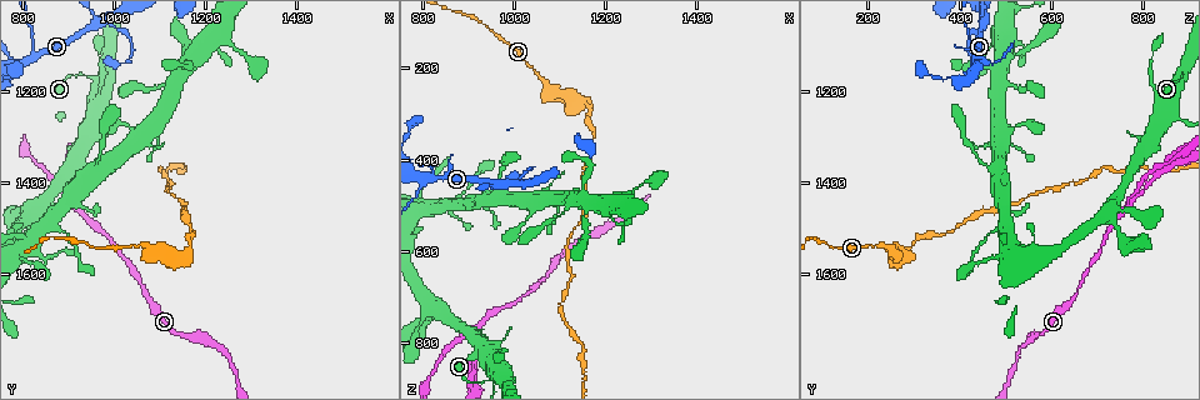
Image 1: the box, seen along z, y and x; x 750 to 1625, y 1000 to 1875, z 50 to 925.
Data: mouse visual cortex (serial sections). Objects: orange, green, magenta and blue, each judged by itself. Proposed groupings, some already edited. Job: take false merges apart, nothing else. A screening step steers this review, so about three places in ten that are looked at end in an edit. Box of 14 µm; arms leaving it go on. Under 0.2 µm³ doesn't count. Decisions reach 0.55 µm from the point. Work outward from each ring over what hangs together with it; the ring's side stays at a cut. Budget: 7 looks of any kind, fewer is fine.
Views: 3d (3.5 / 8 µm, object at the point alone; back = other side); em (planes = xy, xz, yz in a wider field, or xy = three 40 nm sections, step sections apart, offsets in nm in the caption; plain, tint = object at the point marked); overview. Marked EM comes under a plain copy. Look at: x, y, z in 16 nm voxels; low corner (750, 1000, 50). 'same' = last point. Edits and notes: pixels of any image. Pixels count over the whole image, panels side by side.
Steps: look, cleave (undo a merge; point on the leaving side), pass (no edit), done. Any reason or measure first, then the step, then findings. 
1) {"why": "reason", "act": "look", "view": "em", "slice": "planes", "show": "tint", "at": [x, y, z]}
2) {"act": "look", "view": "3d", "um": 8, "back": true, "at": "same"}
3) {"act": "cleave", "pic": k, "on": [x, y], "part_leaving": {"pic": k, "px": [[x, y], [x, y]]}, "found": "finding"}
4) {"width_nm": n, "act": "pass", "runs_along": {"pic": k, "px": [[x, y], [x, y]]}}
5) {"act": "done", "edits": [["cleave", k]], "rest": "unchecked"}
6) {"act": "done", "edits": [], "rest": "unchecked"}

{"why": "three arms meet", "act": "look", "view": "3d", "um": 3.5, "at": [920, 1445, 770]}

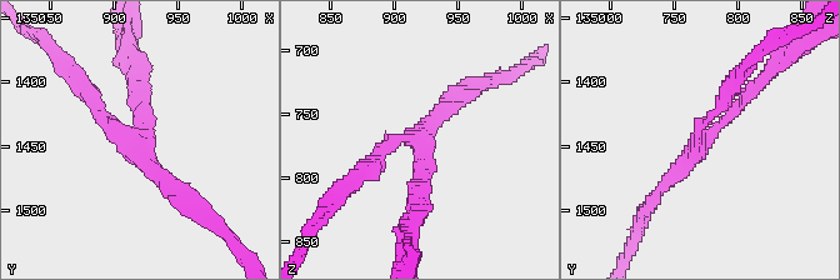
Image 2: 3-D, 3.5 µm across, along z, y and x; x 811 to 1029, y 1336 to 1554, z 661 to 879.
{"arms": 3, "arm_widths_nm": [150, 200, 200], "act": "look", "view": "em", "slice": "planes", "show": "tint", "at": [916, 1452, 768]}

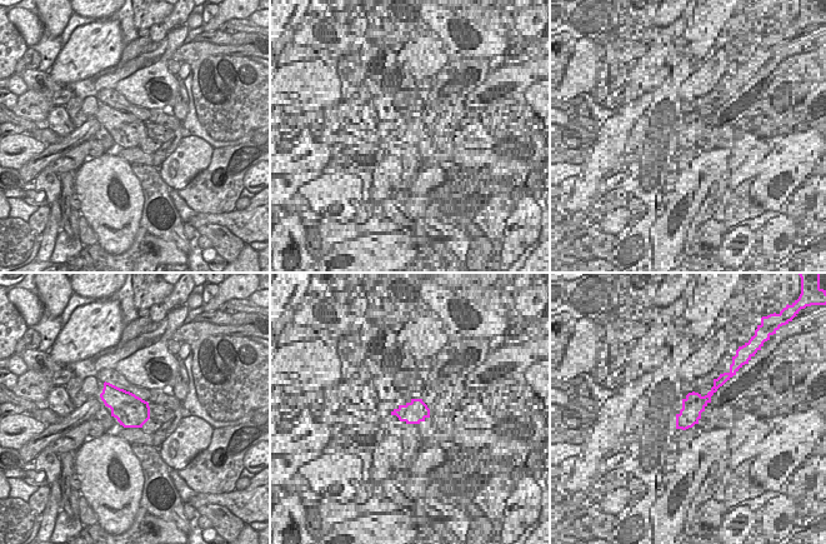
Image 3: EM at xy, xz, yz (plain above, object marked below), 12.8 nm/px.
{"act": "pass", "found": "one cell here"}

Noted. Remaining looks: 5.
{"why": "sharp bend", "act": "look", "view": "3d", "um": 3.5, "at": [1150, 1560, 270]}

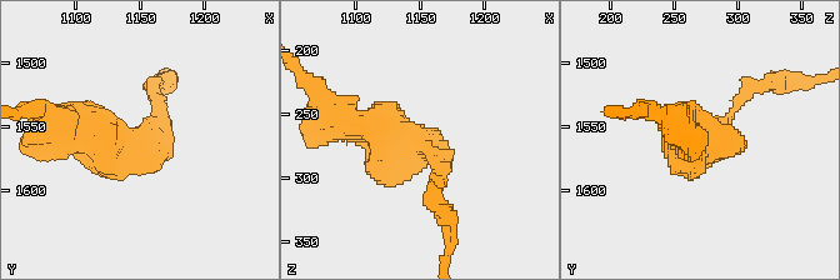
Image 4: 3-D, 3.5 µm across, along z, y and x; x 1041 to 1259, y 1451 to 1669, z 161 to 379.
{"act": "pass", "runs_along": {"pic": 4, "px": [[344, 119], [428, 150], [431, 201]]}, "found": "continuous, no second cell"}

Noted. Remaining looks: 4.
{"why": "four-way junction", "act": "look", "view": "3d", "um": 3.5, "back": true, "at": [810, 1130, 435]}

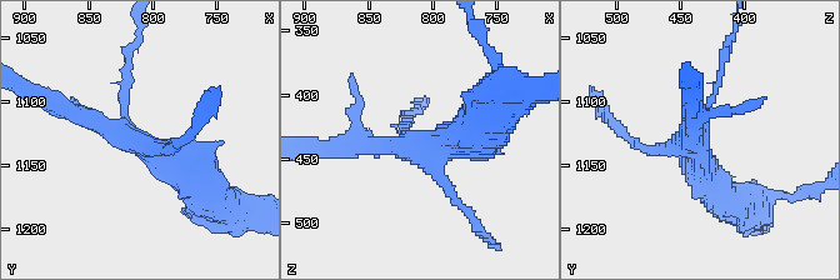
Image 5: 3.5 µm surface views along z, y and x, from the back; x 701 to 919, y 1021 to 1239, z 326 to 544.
{"arms": 4, "arm_widths_nm": [100, 100, 250, 450], "act": "look", "view": "em", "slice": "xy", "step": 1, "show": "tint", "at": [806, 1134, 440]}

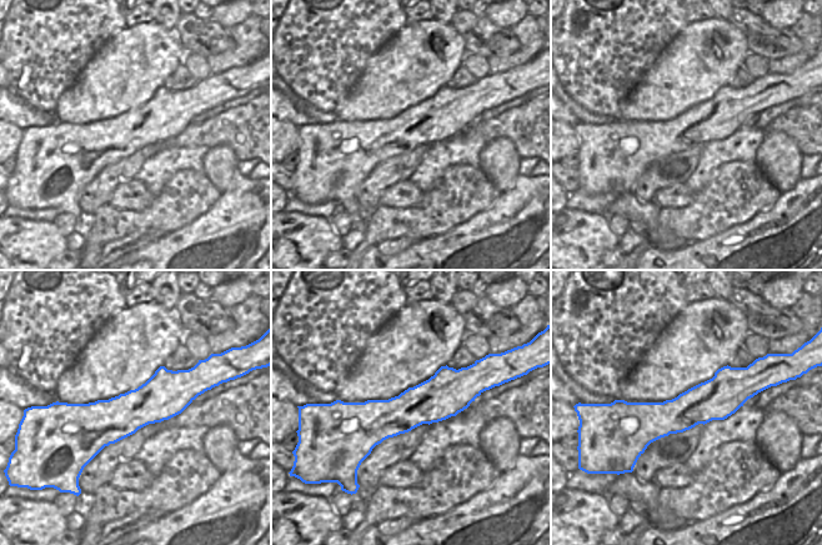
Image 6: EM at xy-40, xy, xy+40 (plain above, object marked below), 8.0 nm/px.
{"act": "pass", "runs_along": {"pic": 6, "px": [[474, 391], [346, 420]]}, "found": "continuous, no second cell"}

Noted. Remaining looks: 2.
{"act": "done", "edits": [], "rest": "unchecked"}

